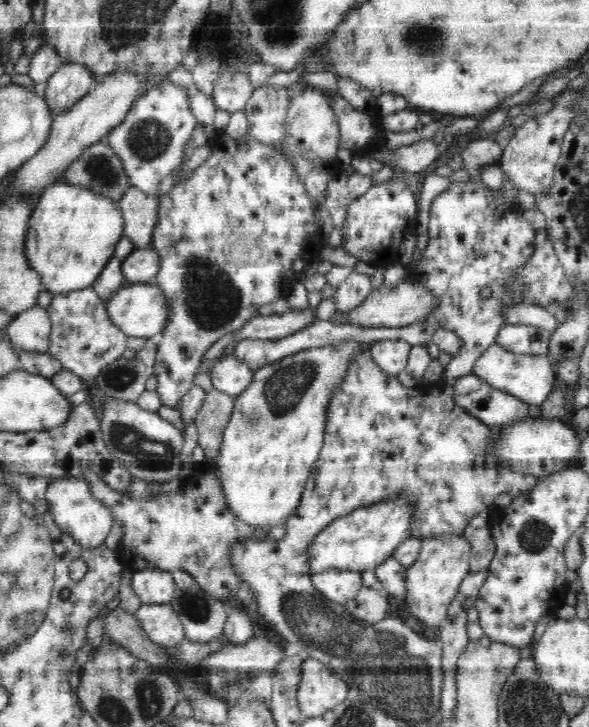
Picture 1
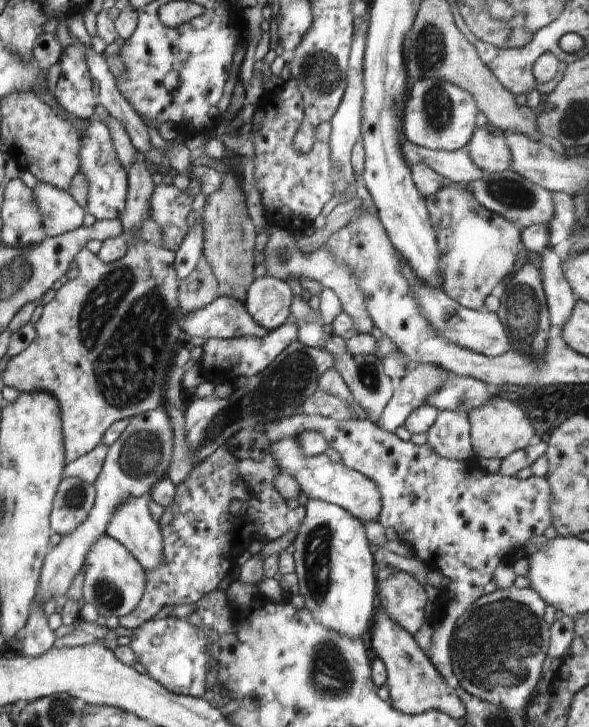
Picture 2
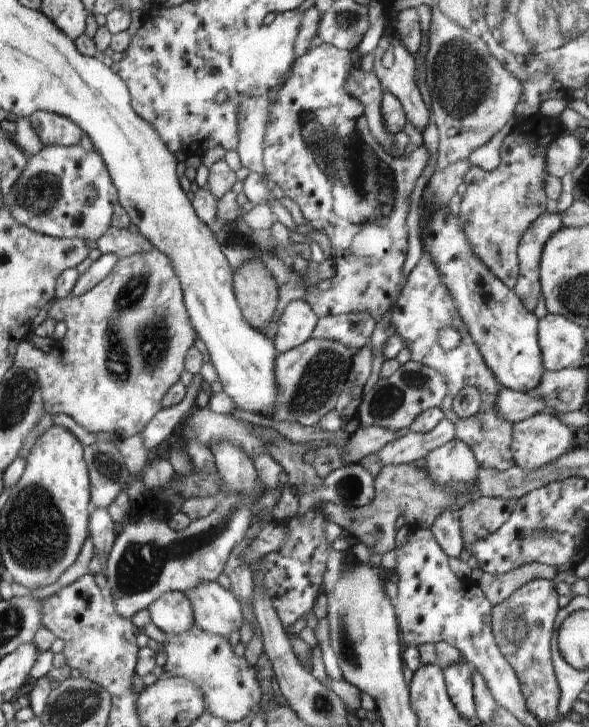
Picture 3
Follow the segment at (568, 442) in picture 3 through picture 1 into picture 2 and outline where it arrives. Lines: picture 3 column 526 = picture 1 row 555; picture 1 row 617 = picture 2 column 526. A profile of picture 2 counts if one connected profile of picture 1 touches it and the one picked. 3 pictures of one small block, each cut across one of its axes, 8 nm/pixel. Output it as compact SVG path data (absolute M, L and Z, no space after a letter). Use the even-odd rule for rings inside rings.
M493 394L483 406L476 408L468 416L474 458L482 457L501 462L510 454L527 448L531 442L535 441L534 428L526 416L526 412L506 398L500 398L497 394Z

